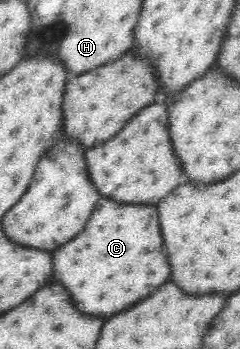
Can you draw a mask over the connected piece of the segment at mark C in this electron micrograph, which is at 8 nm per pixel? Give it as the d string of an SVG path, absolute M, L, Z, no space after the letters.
M100 198L86 228L70 244L54 250L52 256L54 282L66 286L70 298L74 300L74 308L78 308L82 314L104 316L104 320L150 296L150 292L156 292L158 286L162 286L170 276L170 266L164 256L164 246L158 230L158 212L154 206L126 206Z

